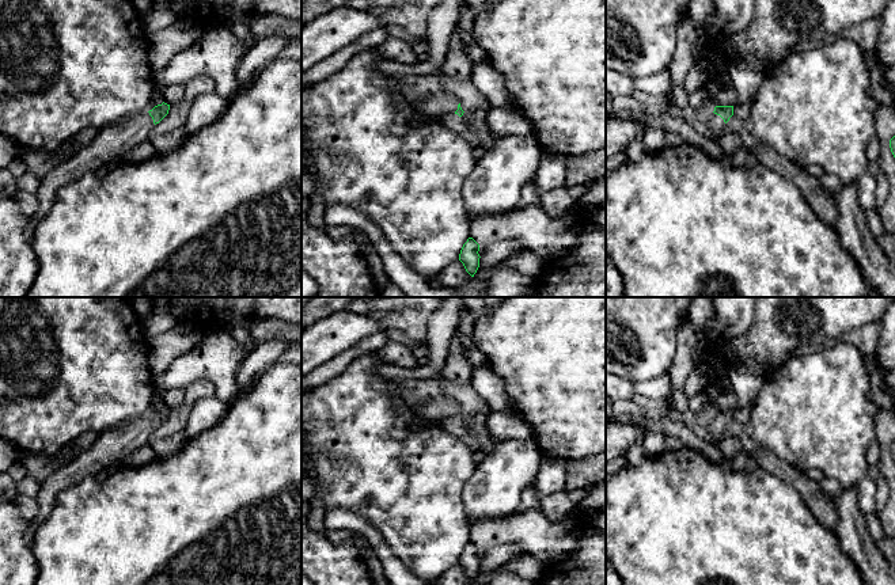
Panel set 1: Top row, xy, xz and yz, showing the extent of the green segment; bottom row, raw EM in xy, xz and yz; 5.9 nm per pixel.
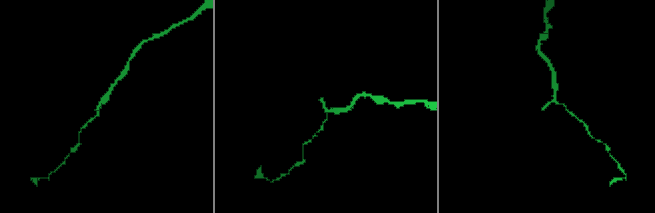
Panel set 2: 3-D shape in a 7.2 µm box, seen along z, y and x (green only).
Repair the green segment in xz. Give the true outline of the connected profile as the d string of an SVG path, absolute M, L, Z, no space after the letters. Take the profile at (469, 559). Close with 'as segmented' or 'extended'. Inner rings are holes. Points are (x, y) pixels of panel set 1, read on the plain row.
M469 542L467 546L463 548L460 558L459 558L459 565L463 567L466 575L474 581L479 571L479 548L473 543Z; as segmented

